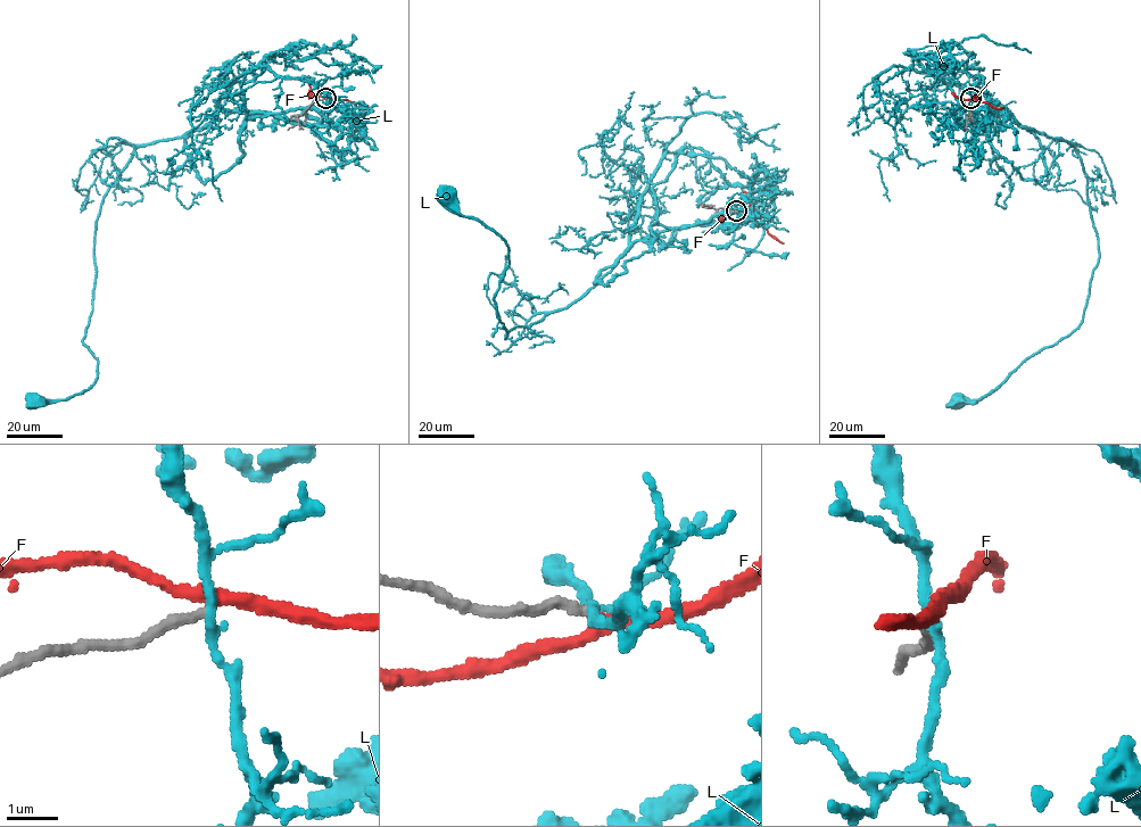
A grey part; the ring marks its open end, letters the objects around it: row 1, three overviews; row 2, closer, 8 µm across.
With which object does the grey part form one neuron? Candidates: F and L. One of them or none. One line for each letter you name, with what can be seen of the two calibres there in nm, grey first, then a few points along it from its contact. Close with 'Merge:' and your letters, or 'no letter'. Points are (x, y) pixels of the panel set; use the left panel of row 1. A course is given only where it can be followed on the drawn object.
F: 200/240 nm | via (325, 99), (345, 99), (363, 108), (372, 107)
Merge: F

